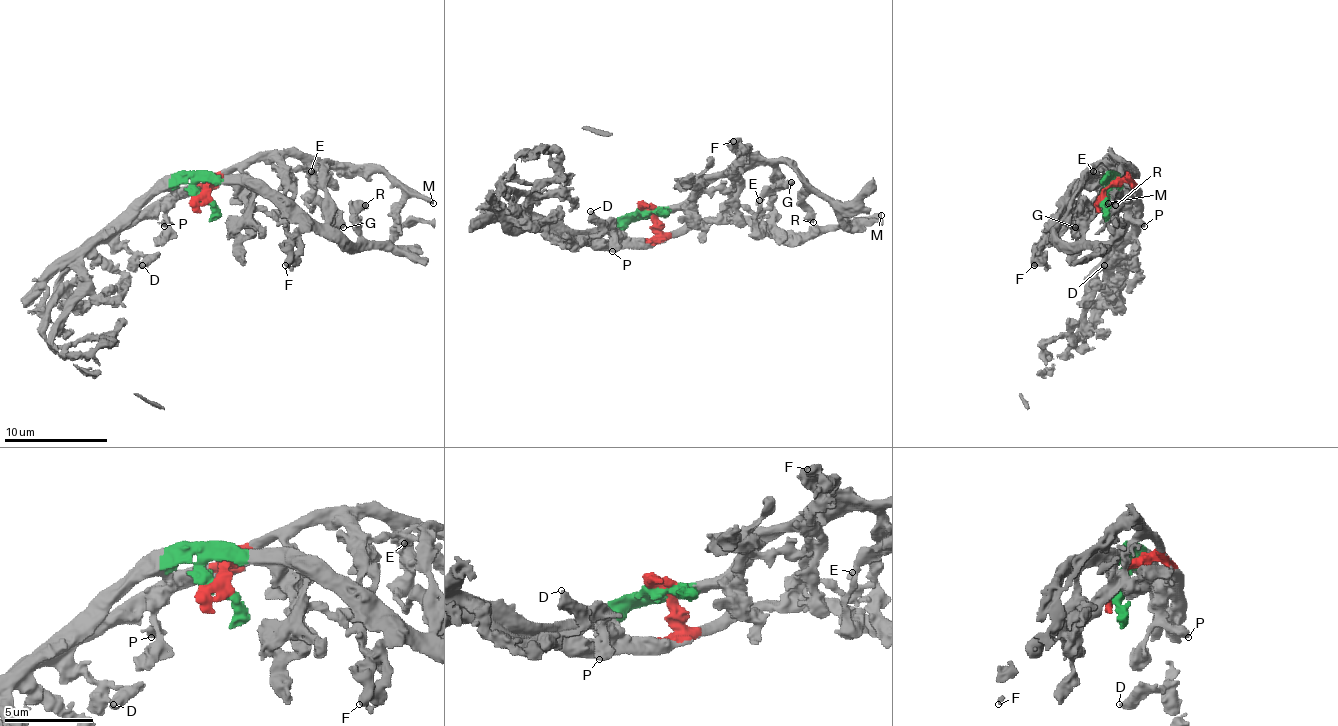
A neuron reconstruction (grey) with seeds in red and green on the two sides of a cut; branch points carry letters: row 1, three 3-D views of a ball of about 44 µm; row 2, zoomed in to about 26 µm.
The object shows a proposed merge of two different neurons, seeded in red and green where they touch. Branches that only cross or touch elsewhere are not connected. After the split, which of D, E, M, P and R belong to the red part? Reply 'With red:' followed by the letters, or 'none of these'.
With red: D, E, M

